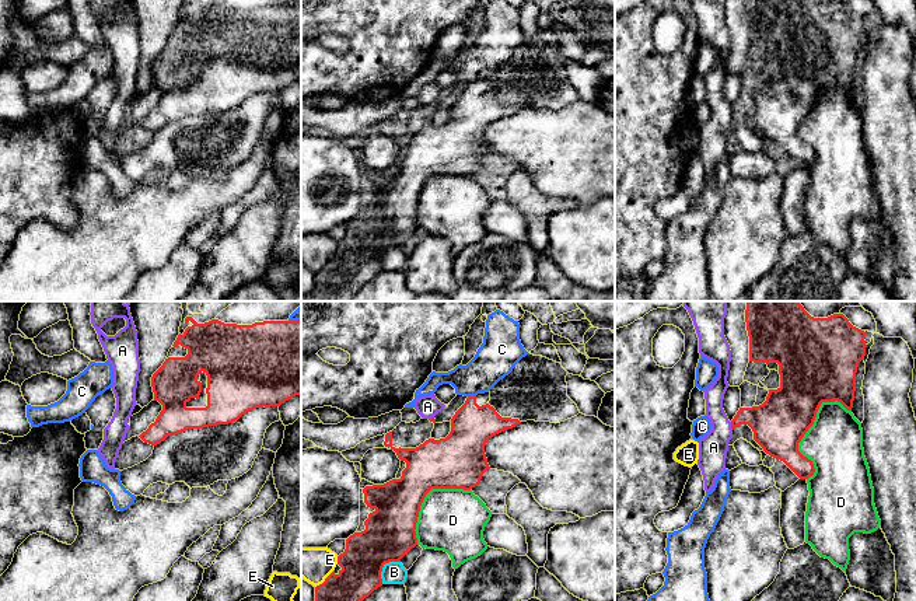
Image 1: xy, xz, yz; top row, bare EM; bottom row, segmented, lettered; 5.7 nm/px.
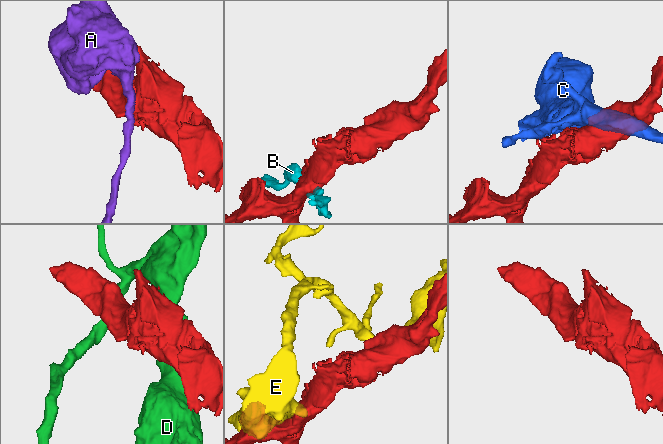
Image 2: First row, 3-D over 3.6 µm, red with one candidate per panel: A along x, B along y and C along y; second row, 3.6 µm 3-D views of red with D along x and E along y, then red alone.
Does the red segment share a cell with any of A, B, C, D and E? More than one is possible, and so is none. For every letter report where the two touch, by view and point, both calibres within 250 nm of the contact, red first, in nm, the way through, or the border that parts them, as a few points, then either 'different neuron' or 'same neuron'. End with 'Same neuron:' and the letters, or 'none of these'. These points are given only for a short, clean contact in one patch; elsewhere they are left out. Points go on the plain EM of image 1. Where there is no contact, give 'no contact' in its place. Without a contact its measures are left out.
A: contact yz (731, 112); calibres 280 and 170 nm; border yz (730, 108), (731, 115); different neuron
B: contact xz (383, 252); calibres 300 and 130 nm; different neuron
C: contact xz (472, 83); calibres 240 and 220 nm; different neuron
D: contact yz (804, 119); calibres 300 and 320 nm; different neuron
E: contact xz (325, 265); calibres 240 and 200 nm; different neuron
Same neuron: none of these

